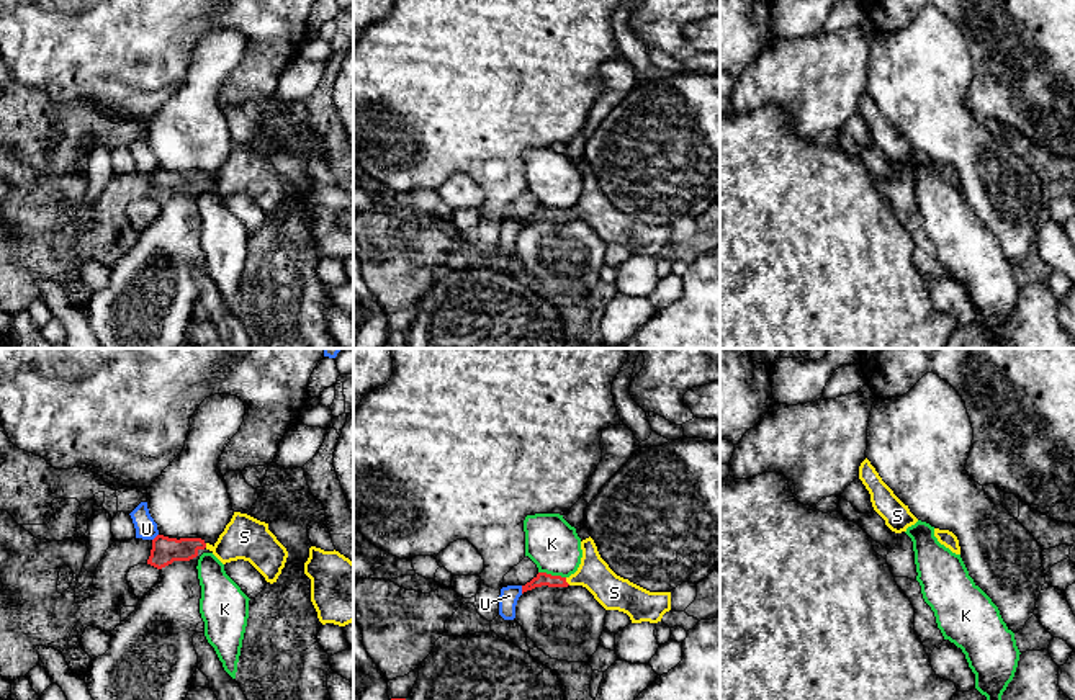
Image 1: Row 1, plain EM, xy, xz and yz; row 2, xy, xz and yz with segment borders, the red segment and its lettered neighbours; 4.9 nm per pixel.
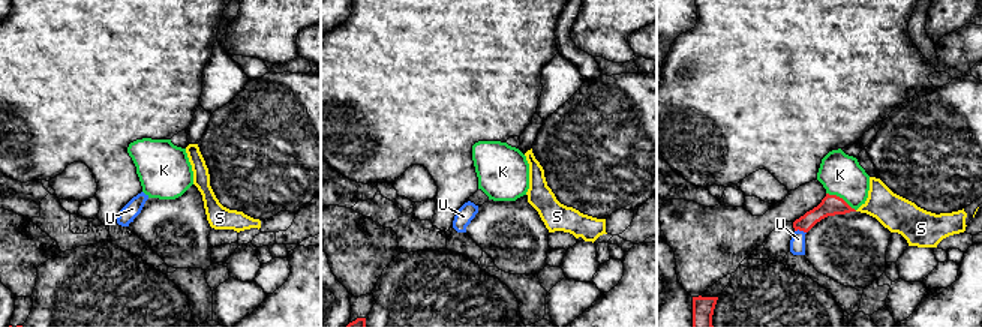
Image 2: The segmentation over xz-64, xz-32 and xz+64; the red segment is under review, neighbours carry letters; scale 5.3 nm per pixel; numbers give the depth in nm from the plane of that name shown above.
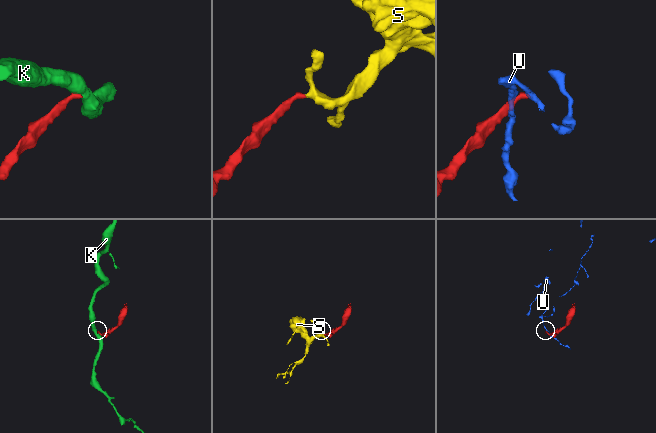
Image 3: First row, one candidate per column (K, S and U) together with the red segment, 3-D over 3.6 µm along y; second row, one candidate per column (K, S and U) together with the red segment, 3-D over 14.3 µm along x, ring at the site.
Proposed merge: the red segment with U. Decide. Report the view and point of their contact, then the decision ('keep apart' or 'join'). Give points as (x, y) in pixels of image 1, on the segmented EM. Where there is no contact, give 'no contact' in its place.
xz (522, 589) | keep apart

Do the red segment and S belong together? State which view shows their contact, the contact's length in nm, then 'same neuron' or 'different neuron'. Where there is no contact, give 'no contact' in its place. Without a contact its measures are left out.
contact in xz; length 50 nm; same neuron

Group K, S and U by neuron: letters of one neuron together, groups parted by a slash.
K / S / U

